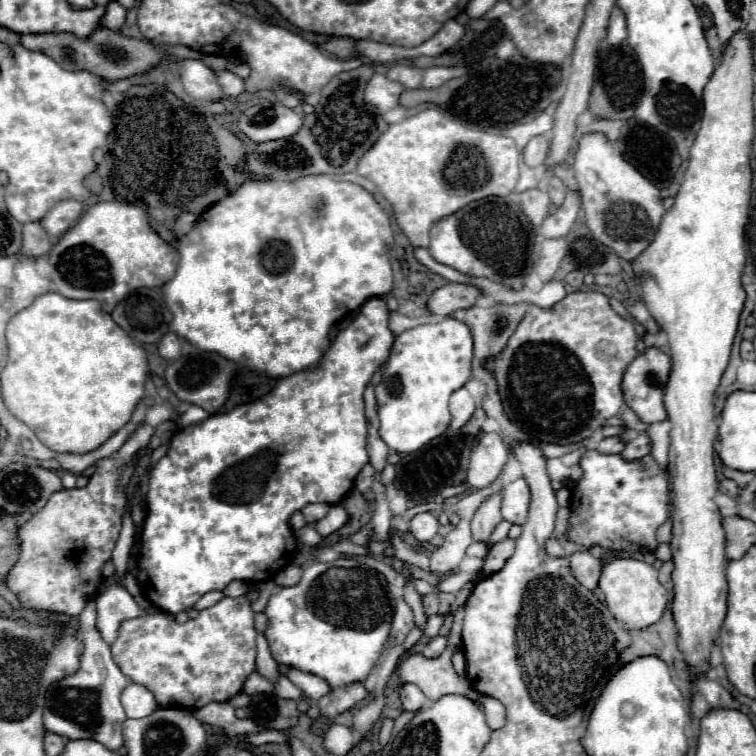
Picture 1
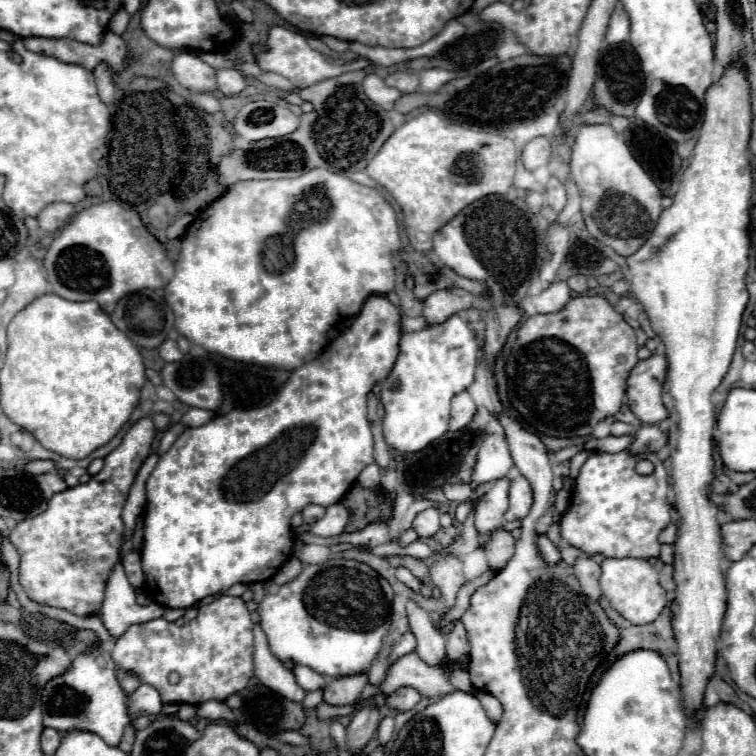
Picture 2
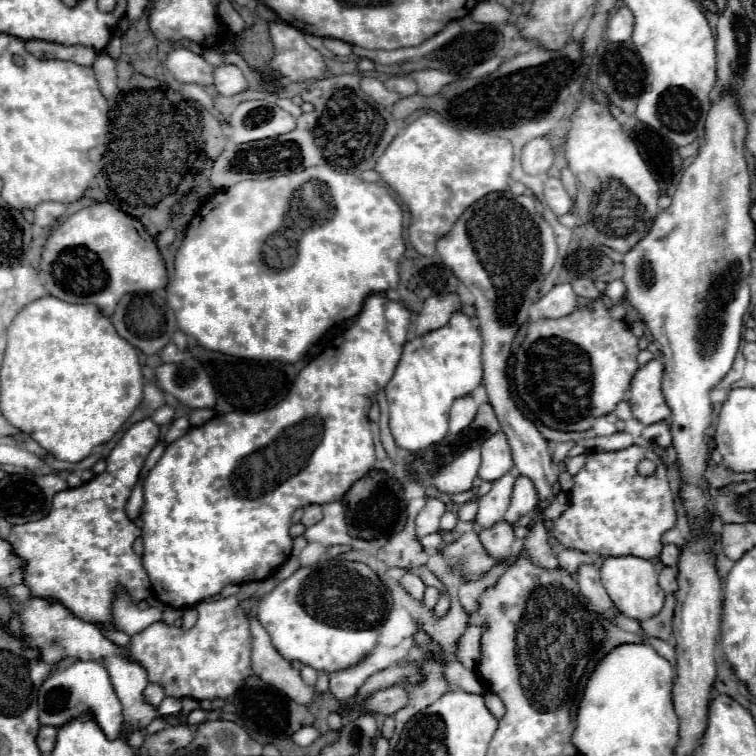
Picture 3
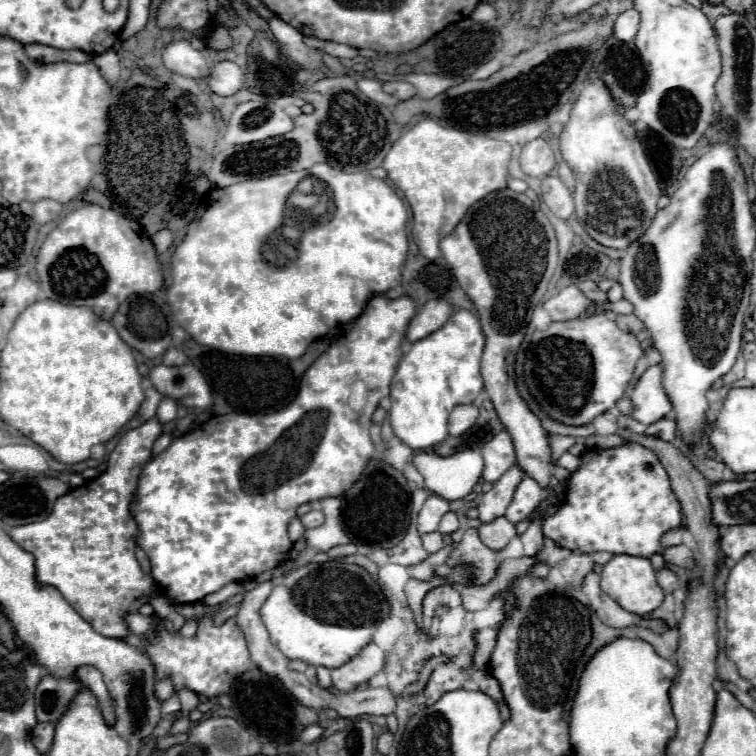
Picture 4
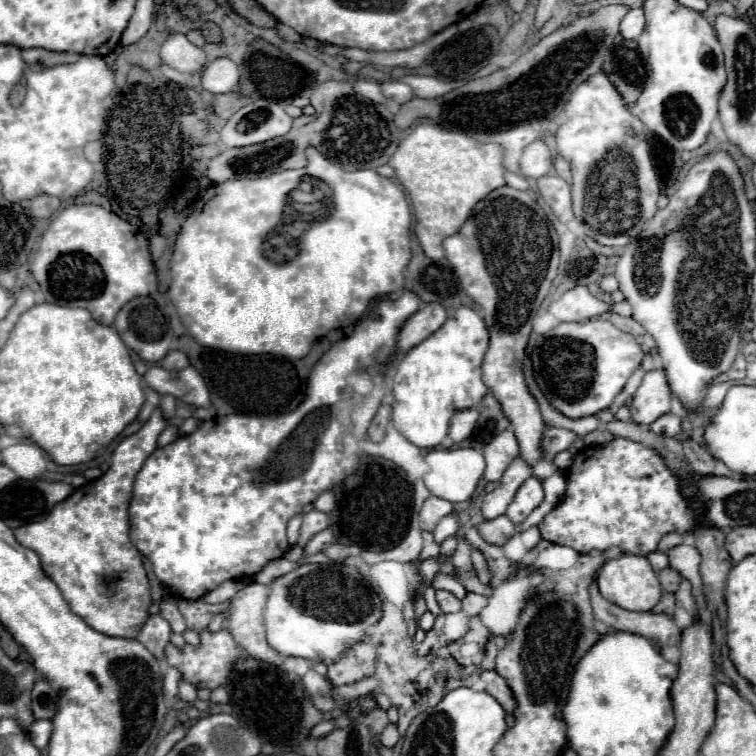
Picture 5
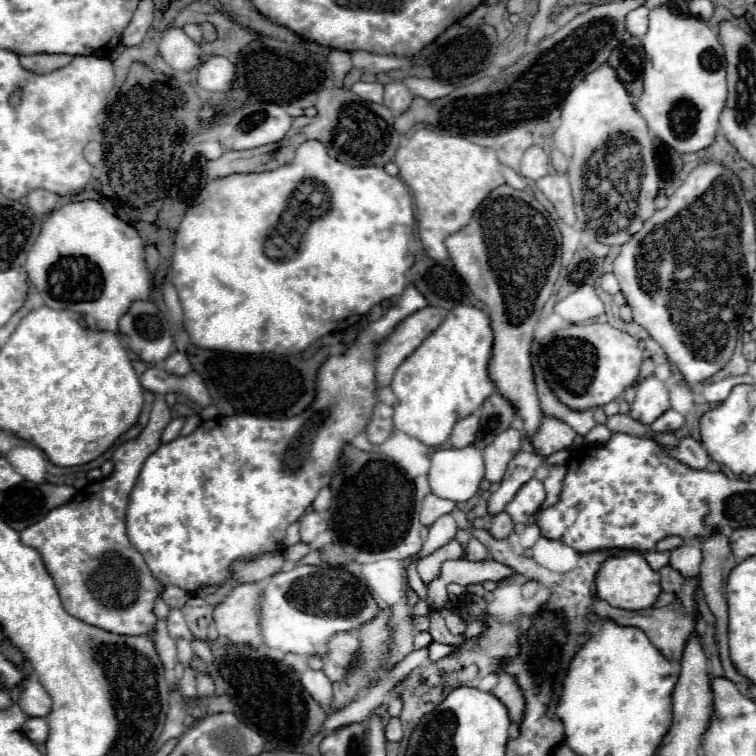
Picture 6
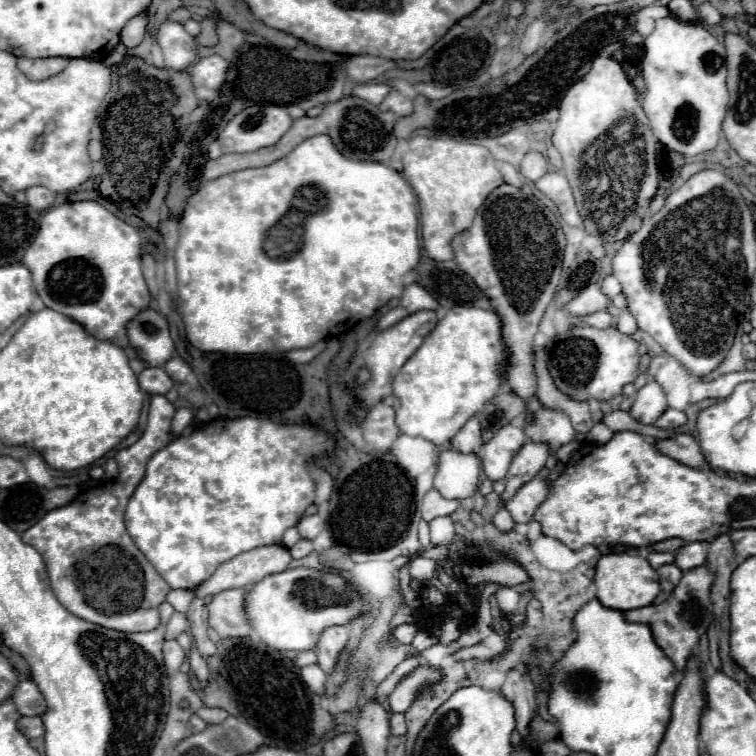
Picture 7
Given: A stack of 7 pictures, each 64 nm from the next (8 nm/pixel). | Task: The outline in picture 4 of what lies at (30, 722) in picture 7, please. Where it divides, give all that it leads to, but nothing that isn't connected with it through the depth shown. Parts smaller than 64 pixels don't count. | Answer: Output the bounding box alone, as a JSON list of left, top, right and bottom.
[32,722,54,754]

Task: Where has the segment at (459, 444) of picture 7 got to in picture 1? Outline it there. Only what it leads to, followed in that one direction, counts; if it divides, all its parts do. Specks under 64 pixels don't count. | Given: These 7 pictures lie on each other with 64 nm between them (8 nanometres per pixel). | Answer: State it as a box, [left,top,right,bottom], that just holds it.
[450,388,476,428]

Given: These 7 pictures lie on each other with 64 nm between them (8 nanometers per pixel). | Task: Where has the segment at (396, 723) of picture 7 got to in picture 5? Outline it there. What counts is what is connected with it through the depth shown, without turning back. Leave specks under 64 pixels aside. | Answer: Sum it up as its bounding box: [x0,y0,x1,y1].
[380,724,400,746]

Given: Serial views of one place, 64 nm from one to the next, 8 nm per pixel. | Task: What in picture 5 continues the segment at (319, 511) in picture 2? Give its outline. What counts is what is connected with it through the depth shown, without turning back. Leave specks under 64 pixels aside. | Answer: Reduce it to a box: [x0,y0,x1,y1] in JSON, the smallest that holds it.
[298,510,328,546]

